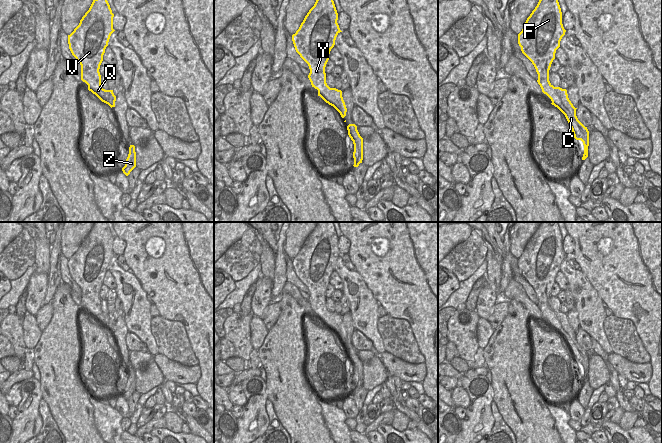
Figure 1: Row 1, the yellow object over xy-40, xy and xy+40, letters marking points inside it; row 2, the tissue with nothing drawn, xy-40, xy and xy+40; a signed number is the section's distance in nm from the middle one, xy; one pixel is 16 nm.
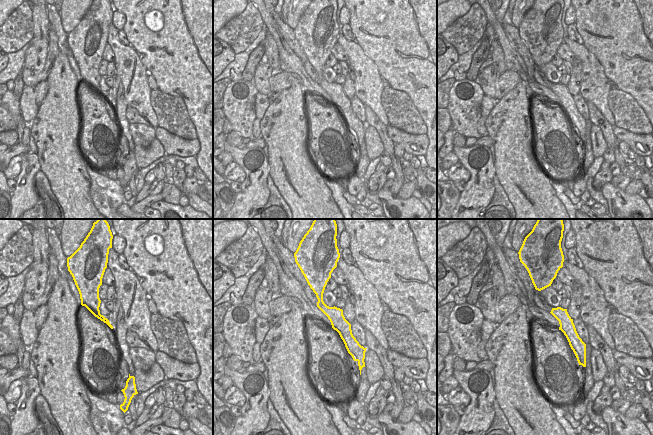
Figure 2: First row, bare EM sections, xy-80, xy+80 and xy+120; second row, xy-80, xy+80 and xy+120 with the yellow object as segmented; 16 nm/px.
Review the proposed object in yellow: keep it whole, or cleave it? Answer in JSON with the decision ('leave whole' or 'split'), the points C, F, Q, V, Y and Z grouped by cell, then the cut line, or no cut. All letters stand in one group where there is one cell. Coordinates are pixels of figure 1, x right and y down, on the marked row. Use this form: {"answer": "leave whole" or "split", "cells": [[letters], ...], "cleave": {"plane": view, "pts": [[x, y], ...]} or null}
{"answer": "leave whole", "cells": [["C", "F", "Q", "V", "Y", "Z"]], "cleave": null}

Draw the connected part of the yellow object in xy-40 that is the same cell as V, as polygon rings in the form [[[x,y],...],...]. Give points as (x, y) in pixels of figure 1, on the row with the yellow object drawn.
[[[93,0],[89,10],[80,20],[79,25],[68,35],[69,49],[81,65],[81,80],[88,85],[88,90],[111,108],[115,107],[116,96],[113,90],[105,90],[101,86],[100,65],[113,29],[114,14],[107,0]]]

